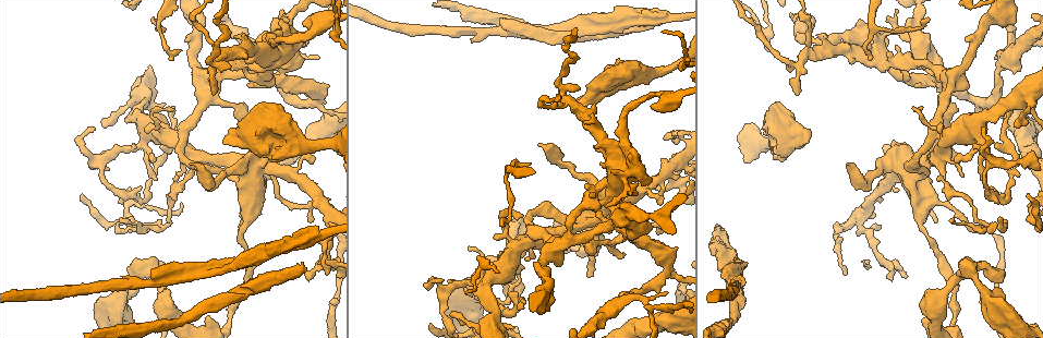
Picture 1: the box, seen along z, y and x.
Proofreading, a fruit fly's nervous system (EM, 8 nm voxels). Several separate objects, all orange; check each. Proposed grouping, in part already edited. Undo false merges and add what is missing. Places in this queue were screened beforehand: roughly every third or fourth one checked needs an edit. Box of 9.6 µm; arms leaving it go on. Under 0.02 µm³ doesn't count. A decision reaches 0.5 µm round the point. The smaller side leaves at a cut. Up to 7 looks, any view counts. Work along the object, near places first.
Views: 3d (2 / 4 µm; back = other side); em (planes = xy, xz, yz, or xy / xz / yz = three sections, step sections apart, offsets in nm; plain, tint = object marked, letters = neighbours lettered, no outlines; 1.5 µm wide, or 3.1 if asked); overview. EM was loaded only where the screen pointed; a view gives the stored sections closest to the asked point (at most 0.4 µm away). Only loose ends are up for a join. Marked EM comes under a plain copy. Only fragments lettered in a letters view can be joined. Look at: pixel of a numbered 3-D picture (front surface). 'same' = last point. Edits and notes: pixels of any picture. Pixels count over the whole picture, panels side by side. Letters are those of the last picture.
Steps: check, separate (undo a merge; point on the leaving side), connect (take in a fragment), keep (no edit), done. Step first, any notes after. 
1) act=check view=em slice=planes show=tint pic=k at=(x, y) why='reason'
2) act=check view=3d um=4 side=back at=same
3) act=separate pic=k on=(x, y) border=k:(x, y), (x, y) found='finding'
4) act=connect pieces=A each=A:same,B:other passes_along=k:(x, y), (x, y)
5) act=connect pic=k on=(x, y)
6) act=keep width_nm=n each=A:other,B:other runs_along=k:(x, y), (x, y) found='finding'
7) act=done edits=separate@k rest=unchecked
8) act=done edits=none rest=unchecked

act=check view=em slice=xy step=8 show=letters pic=1 at=(569, 102) why='three-way junction'

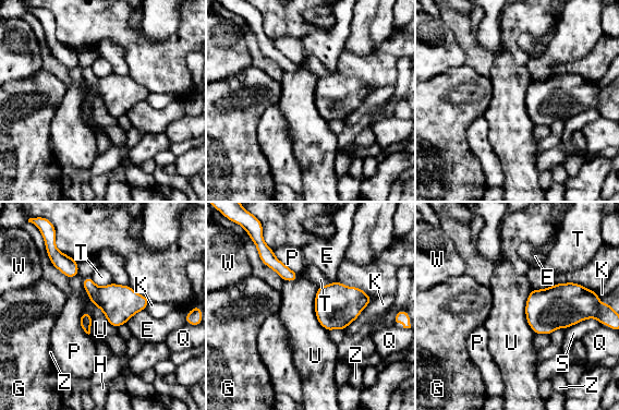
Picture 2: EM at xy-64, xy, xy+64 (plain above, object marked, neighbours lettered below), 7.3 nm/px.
act=keep each=E:other,G:other,H:other,K:other,P:other,Q:other,S:other,T:other,U:other,W:other,Z:other border=2:(318, 286), (315, 316), (328, 332) found='continuous, no second neuron'

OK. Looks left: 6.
act=check view=em slice=planes show=letters pic=1 at=(659, 202) why='an open end'

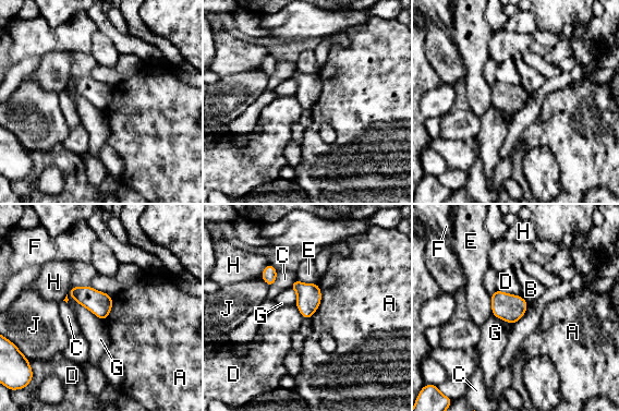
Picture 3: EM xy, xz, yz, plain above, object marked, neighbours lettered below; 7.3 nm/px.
act=keep each=A:other,B:other,C:other,D:other,E:other,F:other,G:other,H:other,J:other border=3:(496, 288), (520, 295) found='none of them fits'

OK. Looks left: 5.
act=check view=em slice=planes show=letters pic=1 at=(659, 232) why='an open end'

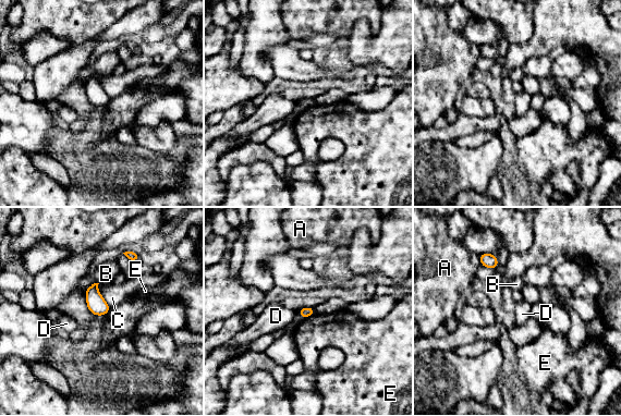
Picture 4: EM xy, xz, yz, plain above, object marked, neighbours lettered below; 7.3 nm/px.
act=keep width_nm=80 each=A:other,B:other,C:other,D:other,E:other border=4:(314, 313), (303, 319) found='none of them fits'

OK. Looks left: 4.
act=done edits=none rest=unchecked

